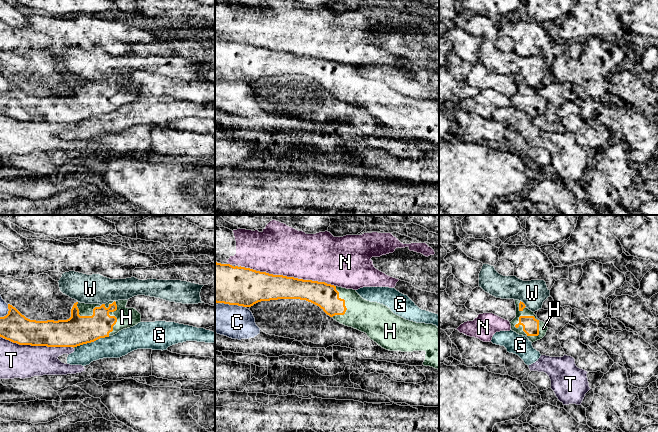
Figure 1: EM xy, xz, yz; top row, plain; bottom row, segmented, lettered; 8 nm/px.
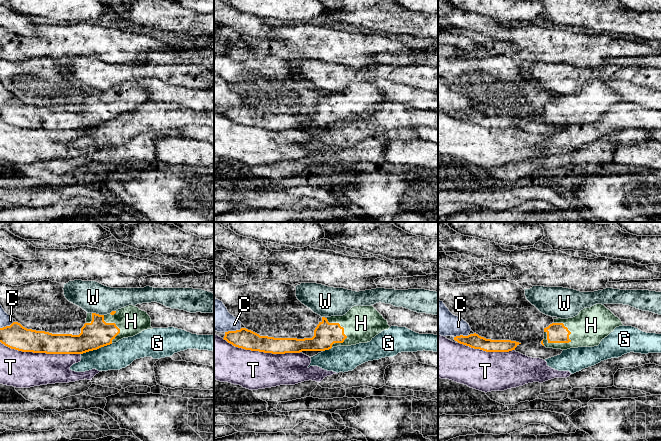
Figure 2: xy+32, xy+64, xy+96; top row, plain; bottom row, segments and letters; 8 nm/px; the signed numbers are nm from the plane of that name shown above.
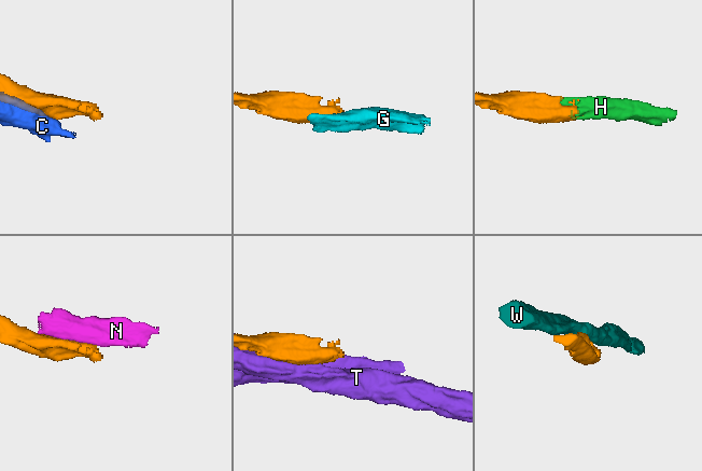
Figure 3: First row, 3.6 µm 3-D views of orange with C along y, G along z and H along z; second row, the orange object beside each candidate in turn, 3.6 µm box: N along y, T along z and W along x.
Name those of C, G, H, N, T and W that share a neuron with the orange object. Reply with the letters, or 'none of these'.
H

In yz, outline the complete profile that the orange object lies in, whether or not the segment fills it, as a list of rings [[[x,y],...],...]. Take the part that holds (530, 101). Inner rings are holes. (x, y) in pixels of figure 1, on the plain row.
[[[515,76],[516,93],[510,98],[511,106],[526,112],[532,119],[542,115],[548,106],[546,99],[540,97],[525,80]]]

